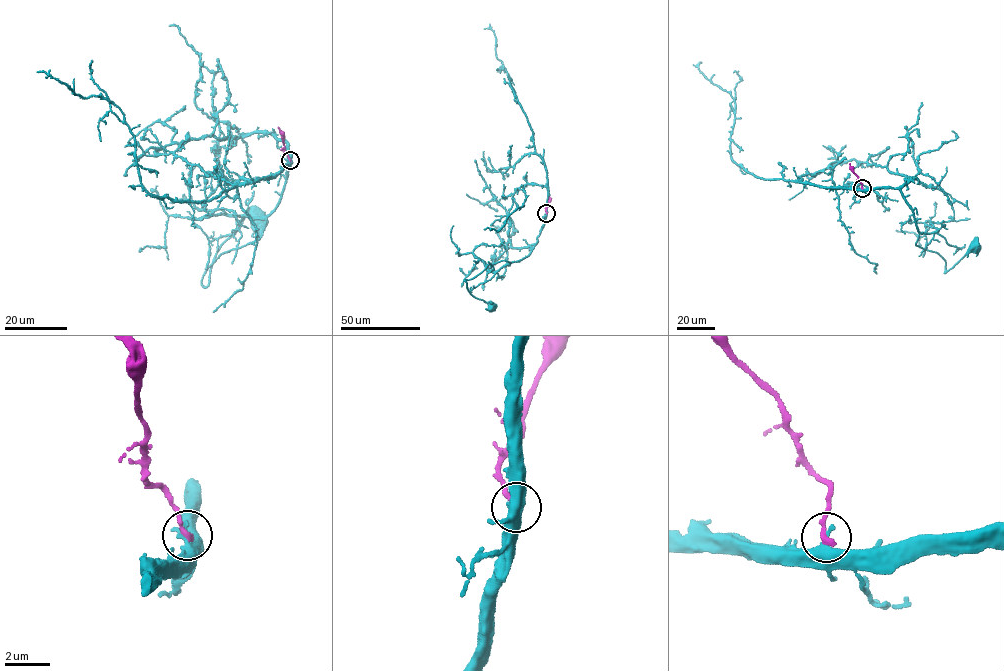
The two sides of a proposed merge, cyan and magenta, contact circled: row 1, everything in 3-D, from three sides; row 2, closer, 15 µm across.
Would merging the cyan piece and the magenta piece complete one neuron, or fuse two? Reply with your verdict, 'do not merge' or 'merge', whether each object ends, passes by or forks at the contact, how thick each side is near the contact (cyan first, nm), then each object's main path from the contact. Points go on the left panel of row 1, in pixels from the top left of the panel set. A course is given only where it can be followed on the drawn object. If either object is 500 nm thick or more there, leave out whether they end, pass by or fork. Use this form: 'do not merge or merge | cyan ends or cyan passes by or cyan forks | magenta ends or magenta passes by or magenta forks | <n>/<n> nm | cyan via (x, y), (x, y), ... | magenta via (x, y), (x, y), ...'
do not merge | cyan ends | magenta ends | 480/280 nm | cyan via (290, 161), (287, 147), (284, 188), (263, 234), (224, 252), (204, 286), (218, 248), (246, 214), (257, 221) | magenta via (290, 160), (278, 127)

